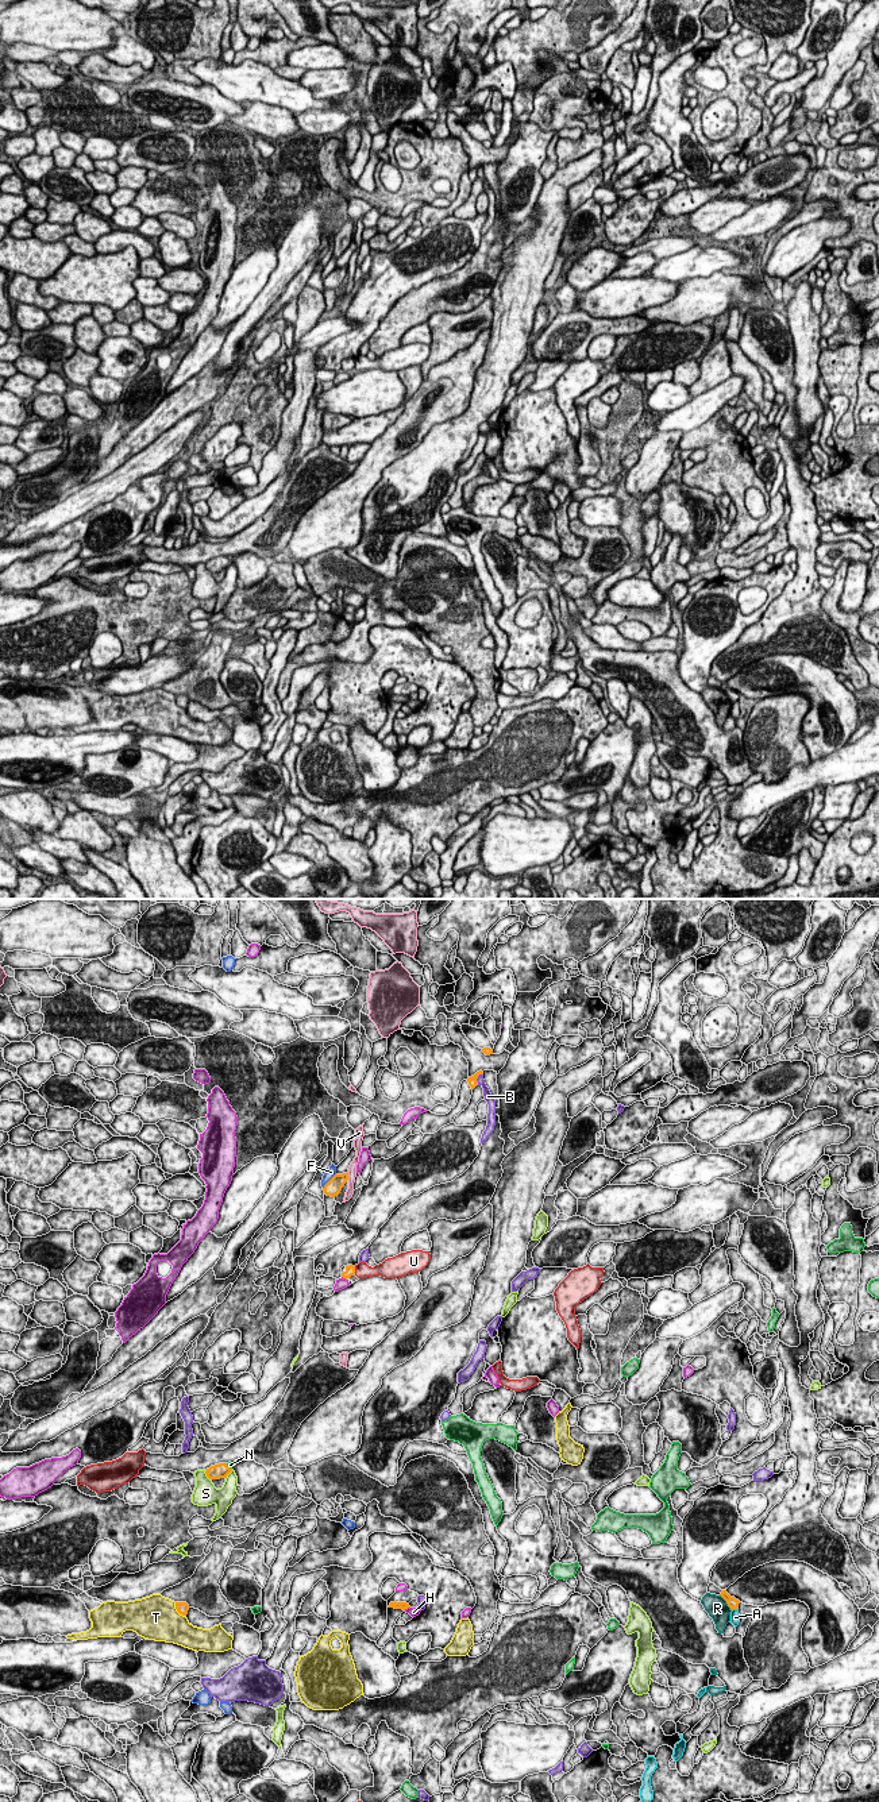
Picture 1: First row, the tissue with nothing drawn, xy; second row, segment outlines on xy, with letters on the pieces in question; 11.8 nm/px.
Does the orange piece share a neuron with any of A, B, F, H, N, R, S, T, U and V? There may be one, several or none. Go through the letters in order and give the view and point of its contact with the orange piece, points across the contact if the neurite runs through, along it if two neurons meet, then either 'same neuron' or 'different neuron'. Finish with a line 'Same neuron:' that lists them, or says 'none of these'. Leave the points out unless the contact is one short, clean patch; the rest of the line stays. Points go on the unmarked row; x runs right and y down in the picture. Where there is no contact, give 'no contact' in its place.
A: xy (733, 701) | along xy (736, 701), (732, 703) | different neuron
B: xy (477, 170) | different neuron
F: xy (328, 274) | different neuron
H: xy (407, 701) | different neuron
N: xy (227, 559) | different neuron
R: xy (727, 695) | along xy (720, 687), (731, 703) | different neuron
S: xy (228, 566) | different neuron
T: xy (177, 703) | different neuron
U: xy (354, 363) | different neuron
V: xy (347, 269) | different neuron
Same neuron: none of these

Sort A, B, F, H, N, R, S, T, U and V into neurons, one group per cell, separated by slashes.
A / B / F / H / N / R / S / T / U / V

